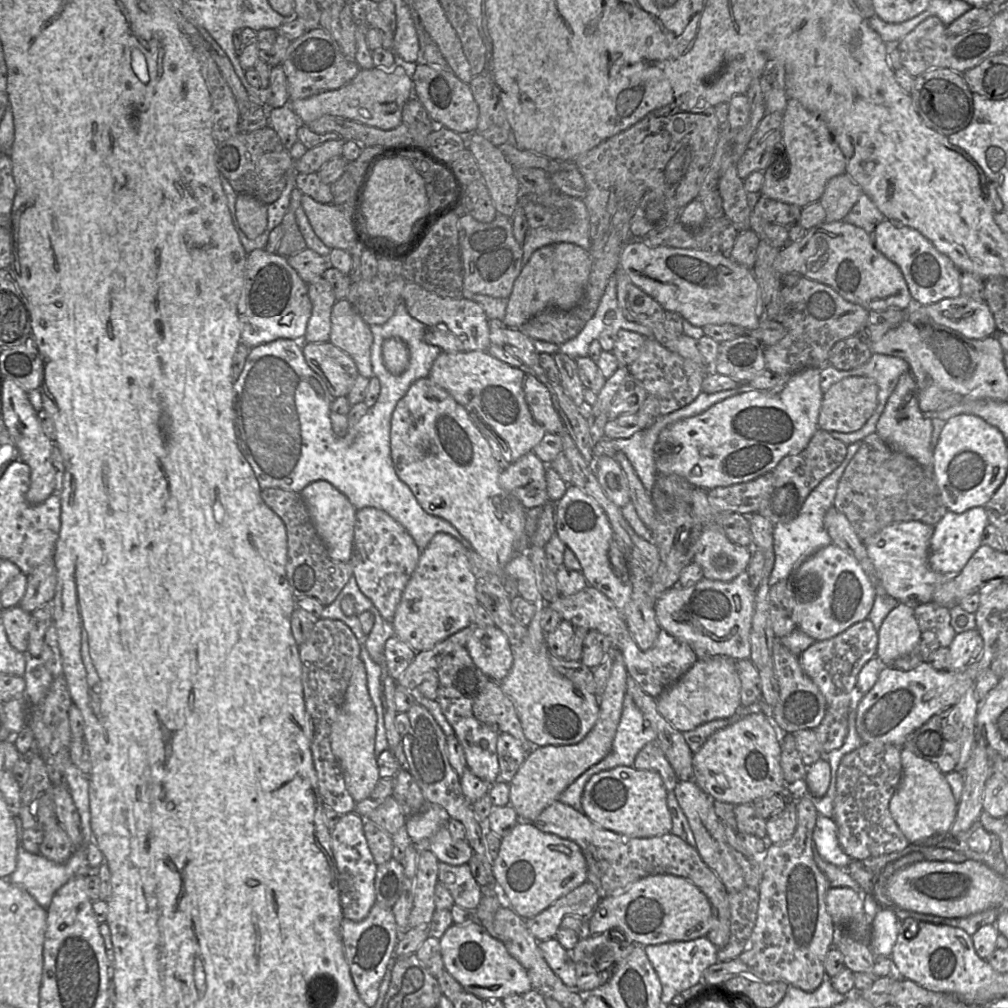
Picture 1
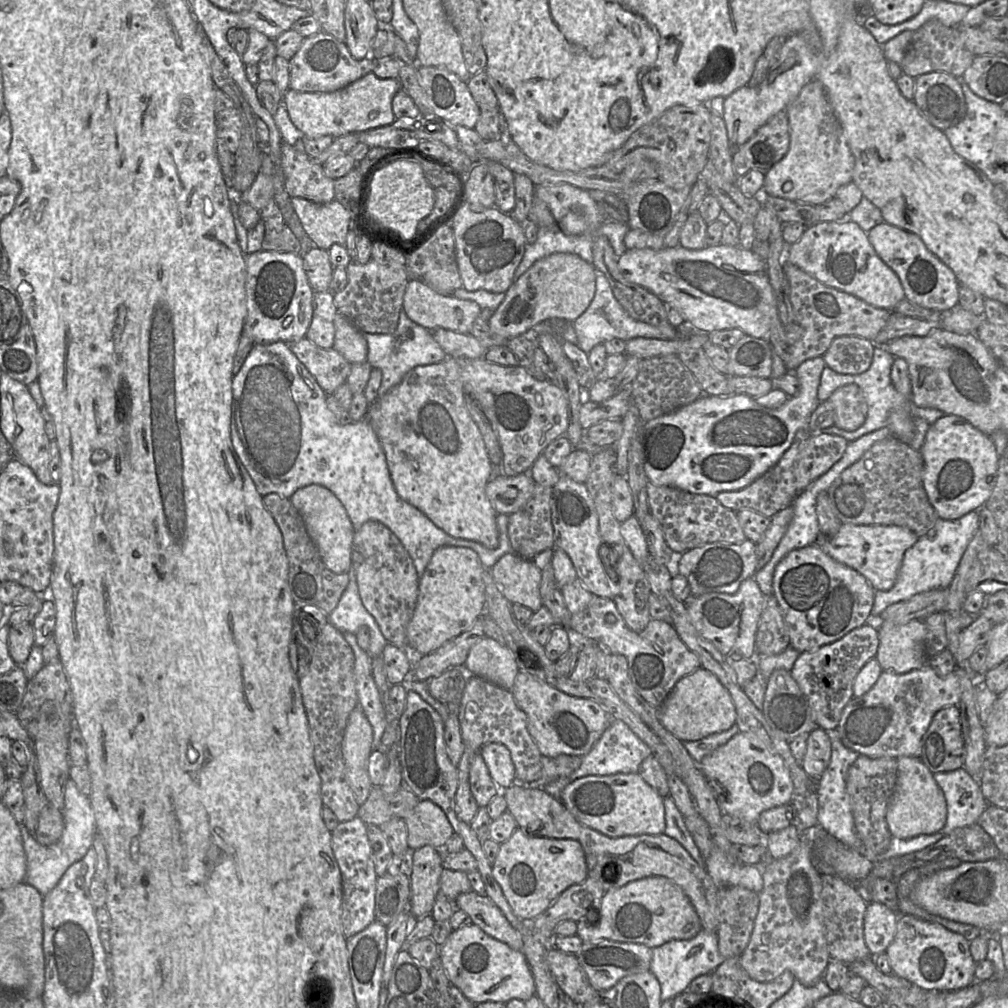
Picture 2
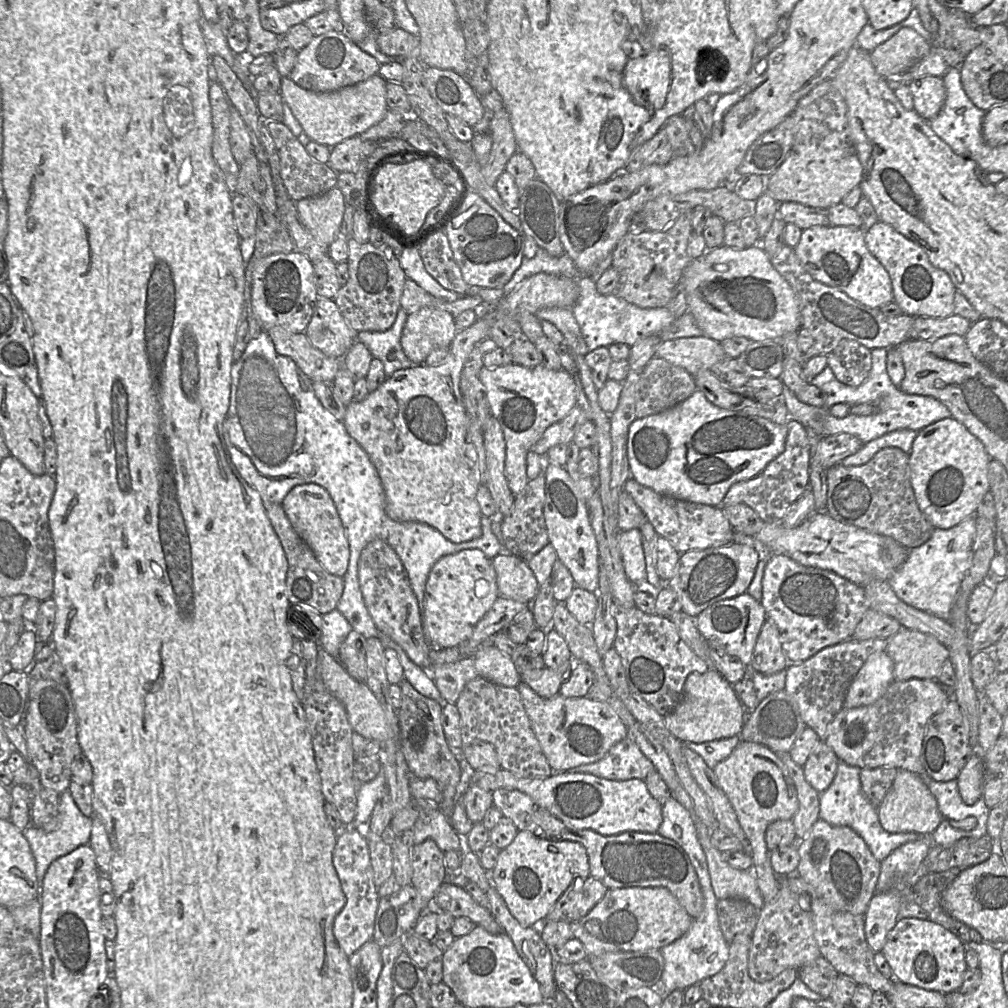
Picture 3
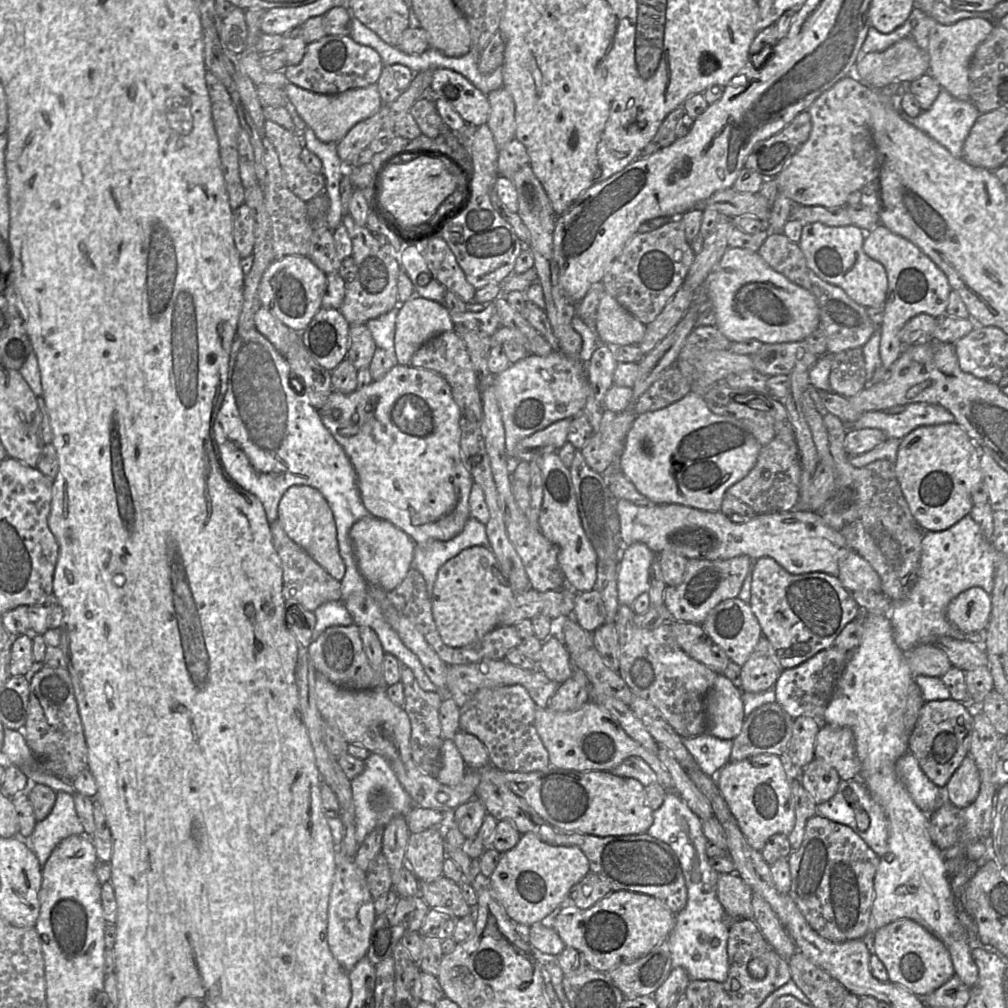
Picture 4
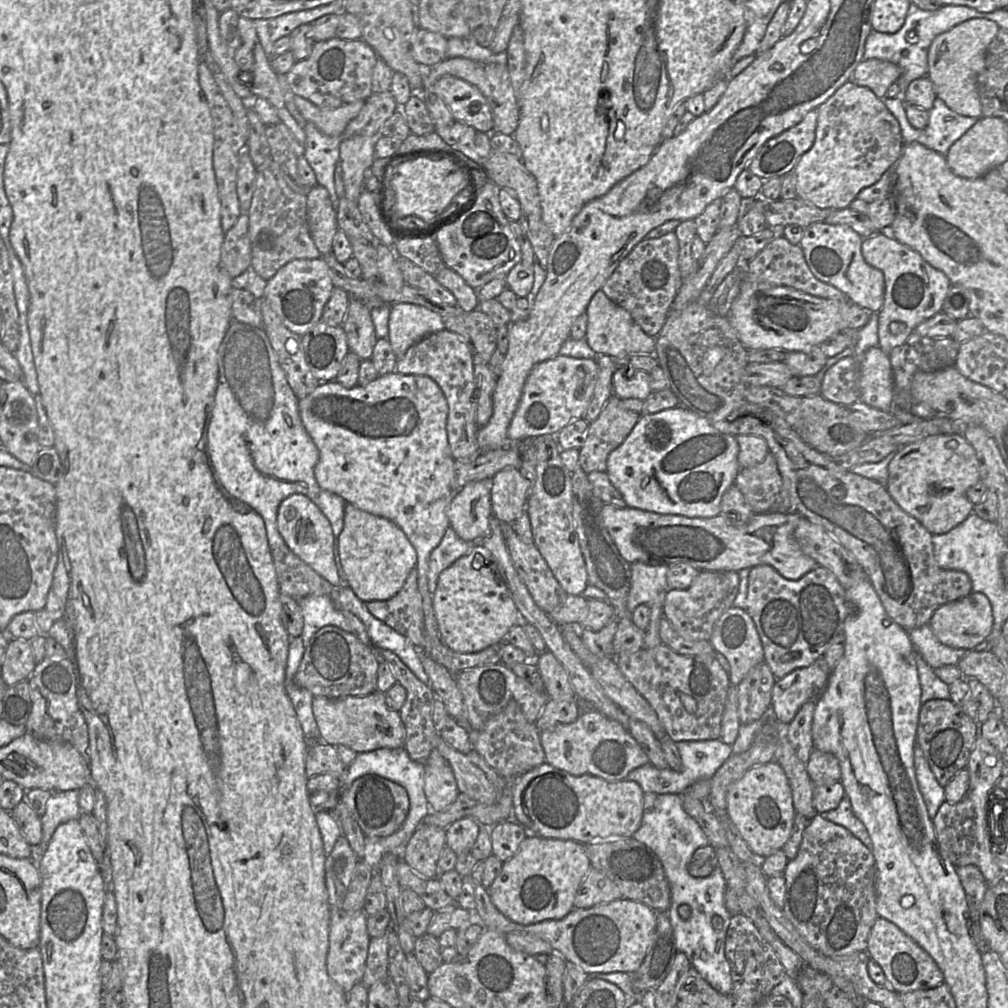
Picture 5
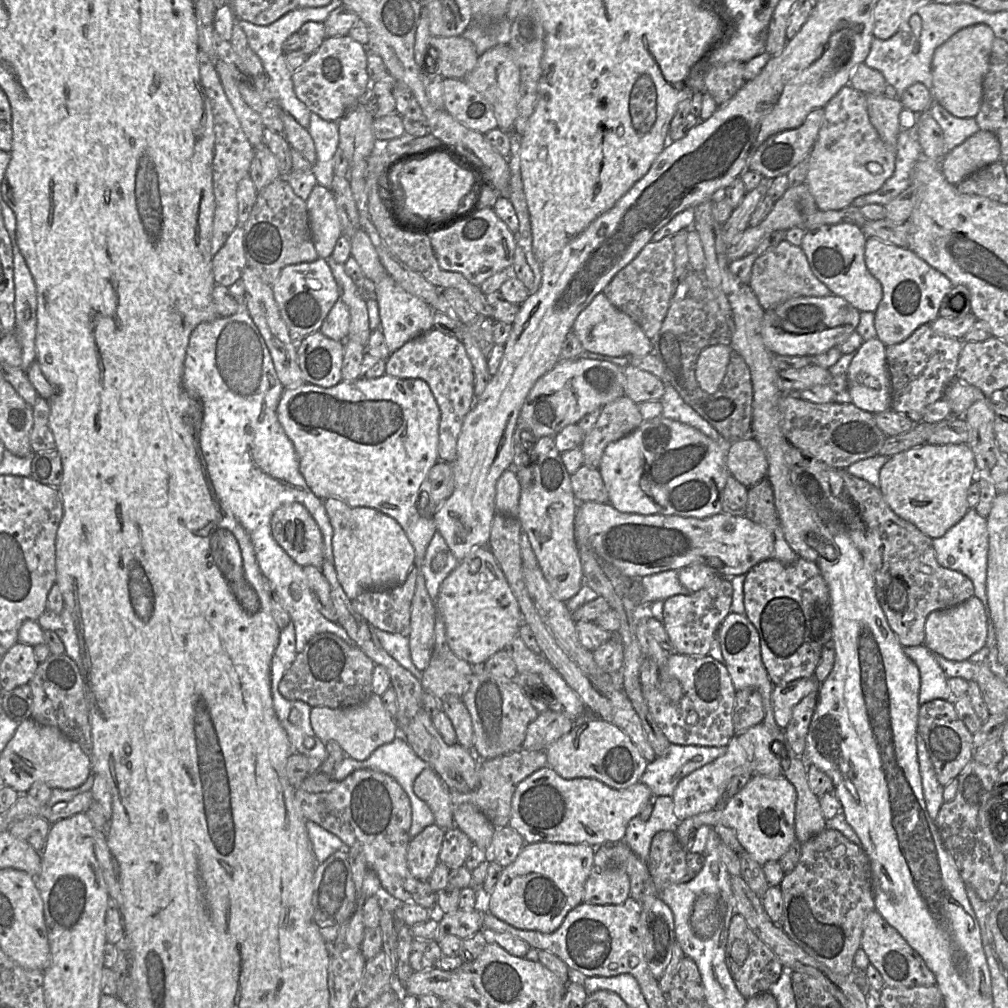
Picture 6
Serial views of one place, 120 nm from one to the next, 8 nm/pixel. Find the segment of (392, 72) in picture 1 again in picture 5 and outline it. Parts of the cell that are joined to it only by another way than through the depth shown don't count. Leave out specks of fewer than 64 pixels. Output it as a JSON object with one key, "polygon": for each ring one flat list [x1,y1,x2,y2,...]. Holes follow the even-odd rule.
{"polygon":[[295,96,295,104,307,122,313,122,329,136,342,136,350,121,361,111,364,102,359,100,335,109,323,109,301,96]]}

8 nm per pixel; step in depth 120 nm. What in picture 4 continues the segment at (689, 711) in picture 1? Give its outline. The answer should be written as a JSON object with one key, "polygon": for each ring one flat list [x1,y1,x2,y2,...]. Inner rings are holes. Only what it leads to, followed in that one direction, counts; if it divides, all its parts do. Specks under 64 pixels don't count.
{"polygon":[[718,675,704,699,706,733,733,740,744,722,742,691,726,676]]}

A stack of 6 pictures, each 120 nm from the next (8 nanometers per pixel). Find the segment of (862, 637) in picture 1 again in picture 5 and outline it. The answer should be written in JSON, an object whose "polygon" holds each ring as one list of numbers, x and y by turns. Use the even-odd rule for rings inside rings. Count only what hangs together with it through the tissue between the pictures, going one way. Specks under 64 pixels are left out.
{"polygon":[[823,656,816,659,811,665,796,669,781,679,777,679,772,688,771,707,773,716,782,724,789,725,799,708,808,701,816,701,823,693,831,669]]}

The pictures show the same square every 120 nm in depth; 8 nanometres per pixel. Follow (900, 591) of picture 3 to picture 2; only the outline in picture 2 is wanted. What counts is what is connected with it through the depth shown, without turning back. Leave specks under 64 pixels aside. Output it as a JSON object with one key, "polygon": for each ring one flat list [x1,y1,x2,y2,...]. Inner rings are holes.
{"polygon":[[979,509,971,511,956,520,938,519,933,528,905,552,893,587,887,591,874,592,873,606,866,623,878,629,883,622,880,614,888,606,908,600,921,592,947,589,954,578,968,544,979,528,978,511]]}

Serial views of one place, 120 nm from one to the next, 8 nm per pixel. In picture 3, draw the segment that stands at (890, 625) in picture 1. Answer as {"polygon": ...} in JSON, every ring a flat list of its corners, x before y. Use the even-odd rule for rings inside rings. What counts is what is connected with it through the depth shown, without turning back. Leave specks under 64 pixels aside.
{"polygon":[[901,628,887,640,886,653,893,662,895,680,937,680,943,663,949,659,947,647,935,637]]}

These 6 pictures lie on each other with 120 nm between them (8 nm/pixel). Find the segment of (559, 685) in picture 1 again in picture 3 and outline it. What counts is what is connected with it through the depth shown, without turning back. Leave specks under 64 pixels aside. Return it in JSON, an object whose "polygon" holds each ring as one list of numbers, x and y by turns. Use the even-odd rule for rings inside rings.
{"polygon":[[502,552,492,563,500,596,530,605,540,586,527,561,509,552],[520,681,516,687,547,762,554,772,566,772,603,758,615,743,627,736,627,727,605,703,588,697,567,698,559,694,544,698]]}

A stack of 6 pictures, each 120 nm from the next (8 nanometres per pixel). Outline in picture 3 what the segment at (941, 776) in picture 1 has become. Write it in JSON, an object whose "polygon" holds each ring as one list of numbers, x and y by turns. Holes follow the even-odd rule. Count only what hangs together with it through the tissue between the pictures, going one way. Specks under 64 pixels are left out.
{"polygon":[[897,769,892,787,878,808,881,826,890,833,914,832,931,835,939,826,942,816,937,801,921,776,904,769]]}

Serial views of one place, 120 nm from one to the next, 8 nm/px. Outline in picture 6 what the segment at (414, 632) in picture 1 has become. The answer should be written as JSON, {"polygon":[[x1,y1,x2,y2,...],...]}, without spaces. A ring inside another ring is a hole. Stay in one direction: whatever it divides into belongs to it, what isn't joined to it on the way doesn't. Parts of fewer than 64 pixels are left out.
{"polygon":[[486,546,473,549,458,563,442,582,435,605,443,617,451,651,472,667,482,666,496,652,505,649,519,635,524,623,516,597]]}

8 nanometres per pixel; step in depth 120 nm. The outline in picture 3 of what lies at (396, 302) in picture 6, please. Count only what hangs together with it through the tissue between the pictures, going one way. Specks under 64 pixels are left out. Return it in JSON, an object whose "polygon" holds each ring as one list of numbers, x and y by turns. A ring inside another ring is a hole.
{"polygon":[[424,307,408,315,400,343,411,362,424,365,432,351,449,348,457,332,454,317,450,313]]}

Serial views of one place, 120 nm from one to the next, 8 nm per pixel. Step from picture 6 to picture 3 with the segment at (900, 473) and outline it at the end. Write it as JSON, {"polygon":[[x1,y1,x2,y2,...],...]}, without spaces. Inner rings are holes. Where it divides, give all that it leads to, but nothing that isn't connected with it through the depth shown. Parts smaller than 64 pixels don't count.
{"polygon":[[952,416,931,423,918,431,918,434,913,441,912,449,909,453,910,481,919,509,934,528,949,529,959,524,968,516,975,515,978,504,980,503,983,496,989,491,988,464,990,460,991,458,986,452,981,441,976,438,973,434,971,434,962,423,957,421]]}

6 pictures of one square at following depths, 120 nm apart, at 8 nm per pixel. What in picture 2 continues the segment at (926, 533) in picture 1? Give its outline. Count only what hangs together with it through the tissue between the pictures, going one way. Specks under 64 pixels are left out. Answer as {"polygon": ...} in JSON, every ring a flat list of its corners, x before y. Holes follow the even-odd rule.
{"polygon":[[842,524,833,536,820,533,815,543,835,561,863,575,875,591,887,591,895,584,905,552,918,539,911,530,896,525]]}

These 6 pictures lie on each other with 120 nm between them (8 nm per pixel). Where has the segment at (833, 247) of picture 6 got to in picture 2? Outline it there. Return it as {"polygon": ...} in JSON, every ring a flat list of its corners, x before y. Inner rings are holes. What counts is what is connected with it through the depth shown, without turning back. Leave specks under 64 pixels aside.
{"polygon":[[847,218,806,226,800,239,789,246,786,260,824,285,856,296,878,308,894,311,895,306,905,299,899,277,875,252,867,233]]}

